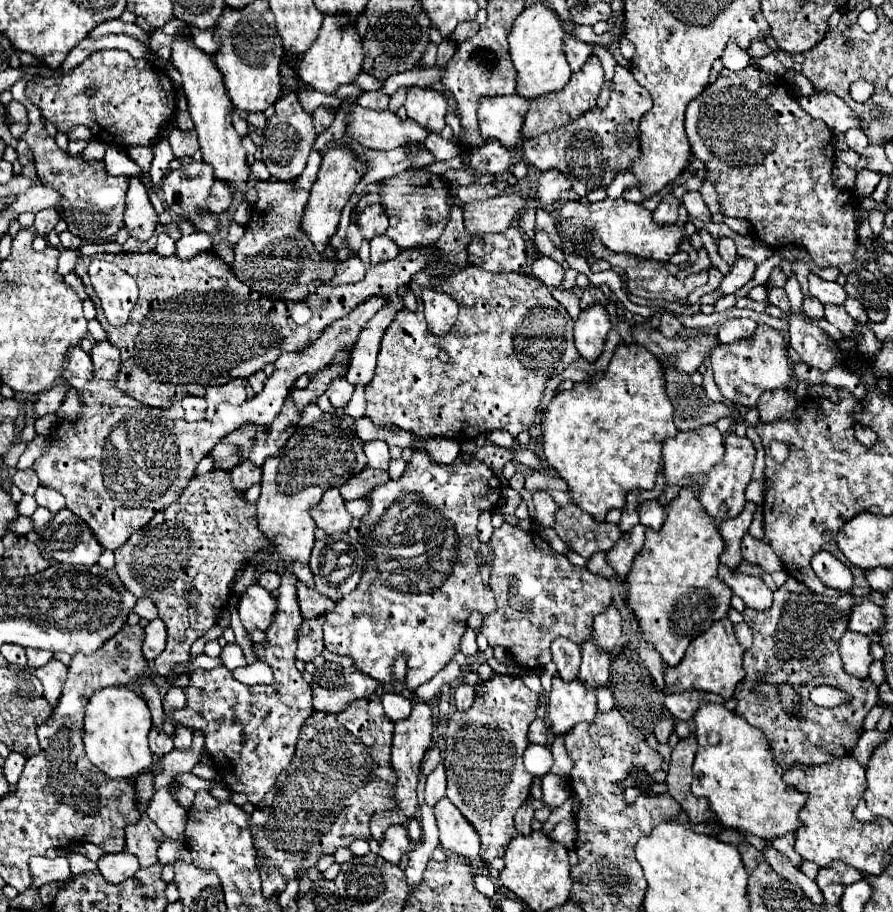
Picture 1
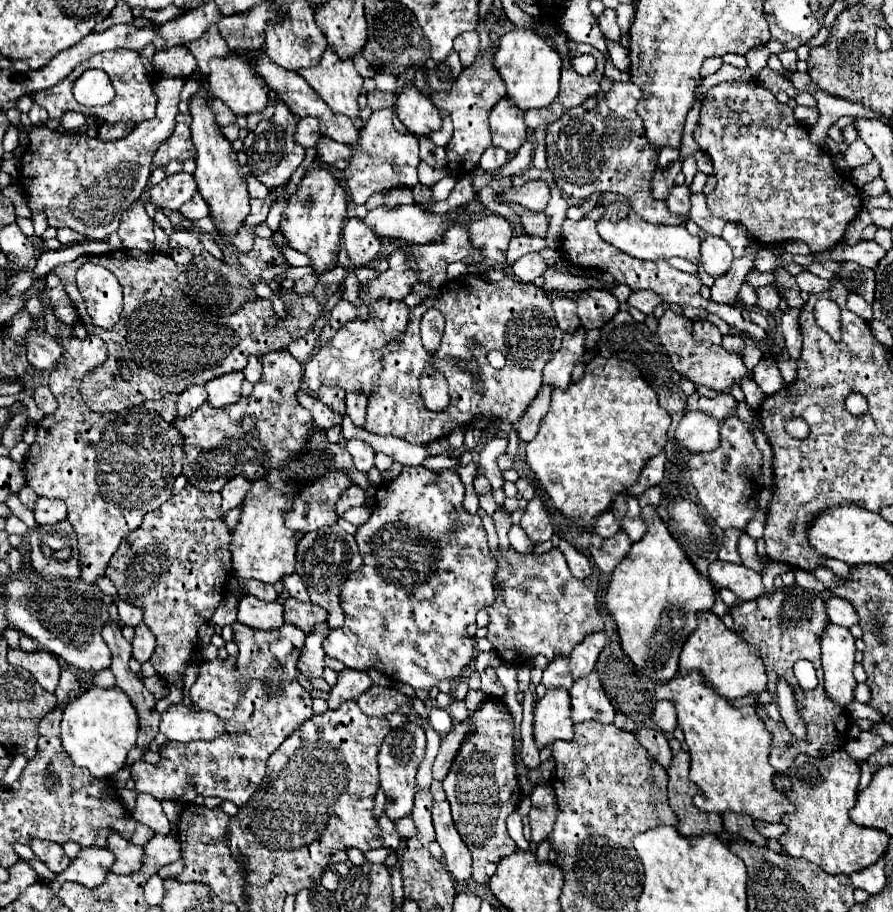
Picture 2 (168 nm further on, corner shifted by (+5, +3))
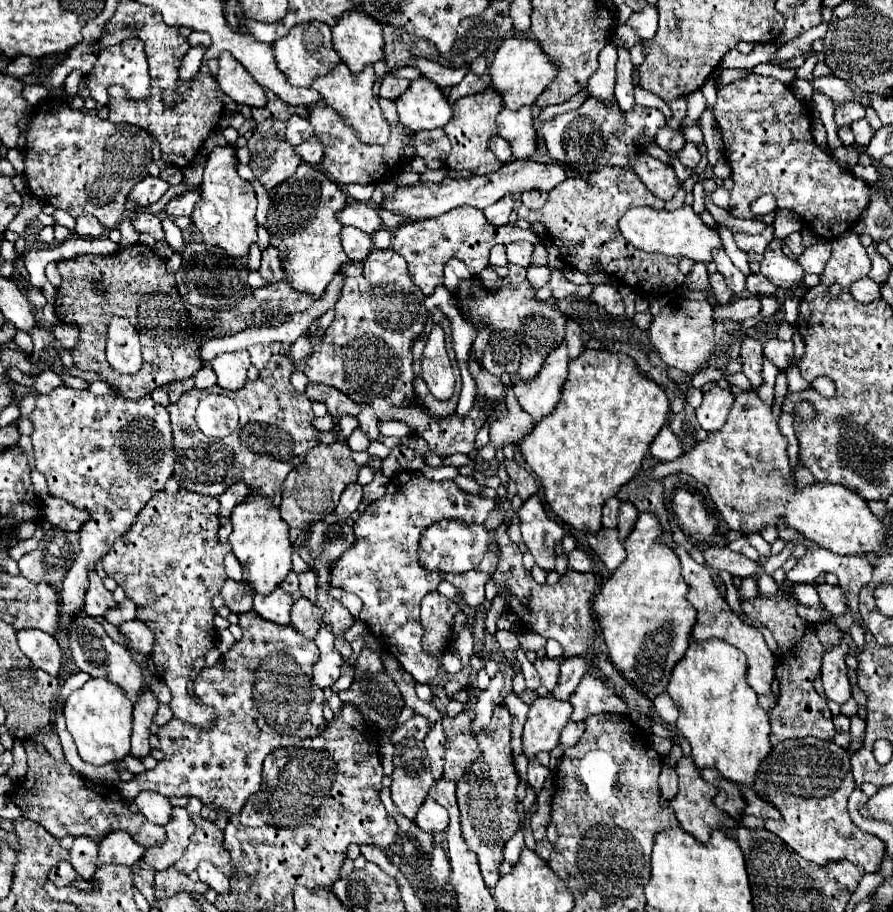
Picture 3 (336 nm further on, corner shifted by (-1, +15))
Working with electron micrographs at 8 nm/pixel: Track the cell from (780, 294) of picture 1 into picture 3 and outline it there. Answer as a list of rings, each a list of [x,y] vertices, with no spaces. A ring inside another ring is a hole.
[[[750,274],[746,278],[746,290],[748,294],[762,294],[762,296],[770,296],[778,292],[778,288],[770,280],[766,280],[762,274]]]

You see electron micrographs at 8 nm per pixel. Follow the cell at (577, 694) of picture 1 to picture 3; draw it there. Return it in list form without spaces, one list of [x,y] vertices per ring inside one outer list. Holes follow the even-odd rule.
[[[540,696],[530,704],[522,734],[522,752],[532,760],[538,752],[550,752],[558,746],[562,728],[570,722],[570,704]]]

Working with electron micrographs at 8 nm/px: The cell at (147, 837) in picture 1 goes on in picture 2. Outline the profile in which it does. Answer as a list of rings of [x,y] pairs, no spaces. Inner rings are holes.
[[[112,834],[108,838],[108,850],[116,854],[116,864],[112,872],[116,874],[132,874],[142,868],[142,858],[144,858],[144,848],[138,844],[128,842],[120,834]]]

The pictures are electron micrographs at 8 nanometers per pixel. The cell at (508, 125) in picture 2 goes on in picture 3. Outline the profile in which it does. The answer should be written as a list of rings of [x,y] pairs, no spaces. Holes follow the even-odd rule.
[[[502,108],[496,118],[498,136],[510,142],[512,156],[518,158],[532,158],[536,152],[536,130],[532,122],[530,108],[520,108],[518,112],[510,112]]]

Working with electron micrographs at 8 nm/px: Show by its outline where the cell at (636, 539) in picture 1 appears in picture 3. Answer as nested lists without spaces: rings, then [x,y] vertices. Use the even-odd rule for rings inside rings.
[[[600,528],[596,534],[588,534],[588,544],[608,570],[618,568],[618,564],[622,564],[622,560],[626,558],[626,550],[618,540],[616,528]]]

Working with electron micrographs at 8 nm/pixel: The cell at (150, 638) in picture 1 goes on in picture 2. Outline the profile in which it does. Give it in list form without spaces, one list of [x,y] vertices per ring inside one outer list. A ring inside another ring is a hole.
[[[142,622],[136,626],[136,636],[132,640],[132,656],[142,664],[146,660],[150,660],[152,652],[154,652],[154,644],[156,638],[152,634],[152,630],[148,630],[148,626]]]

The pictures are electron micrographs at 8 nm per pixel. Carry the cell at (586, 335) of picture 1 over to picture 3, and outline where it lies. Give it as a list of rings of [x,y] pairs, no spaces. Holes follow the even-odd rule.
[[[560,344],[546,356],[536,378],[532,380],[518,378],[512,384],[520,408],[532,416],[534,424],[538,424],[544,416],[554,412],[560,400],[558,396],[562,392],[562,382],[566,380],[566,372],[568,372],[568,350],[566,344]]]

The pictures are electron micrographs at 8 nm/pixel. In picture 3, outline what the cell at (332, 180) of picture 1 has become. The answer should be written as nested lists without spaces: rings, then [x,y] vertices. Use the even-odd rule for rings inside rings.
[[[300,164],[294,176],[276,188],[268,208],[266,230],[270,232],[270,246],[280,250],[282,270],[286,282],[296,292],[306,292],[312,298],[320,298],[334,274],[346,264],[346,254],[340,244],[342,224],[336,220],[336,212],[346,206],[346,194],[334,182],[308,182],[308,164]]]

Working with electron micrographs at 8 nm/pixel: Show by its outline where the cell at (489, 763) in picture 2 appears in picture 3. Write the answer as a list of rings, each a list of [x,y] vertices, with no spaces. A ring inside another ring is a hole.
[[[504,706],[494,708],[490,726],[486,726],[482,732],[478,732],[478,744],[482,748],[482,760],[478,764],[470,766],[470,772],[466,772],[466,778],[458,782],[458,806],[462,814],[462,836],[470,850],[478,854],[482,876],[486,886],[494,888],[500,880],[498,866],[502,864],[504,856],[504,844],[514,836],[518,830],[518,812],[516,812],[516,786],[518,786],[518,774],[512,760],[510,750],[510,712]]]

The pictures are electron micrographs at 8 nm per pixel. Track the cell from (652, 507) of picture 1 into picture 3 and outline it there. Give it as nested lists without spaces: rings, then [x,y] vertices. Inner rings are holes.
[[[624,502],[620,506],[620,512],[618,512],[618,532],[620,532],[620,540],[624,540],[630,534],[630,528],[634,526],[634,520],[636,518],[638,518],[638,510],[630,502]]]

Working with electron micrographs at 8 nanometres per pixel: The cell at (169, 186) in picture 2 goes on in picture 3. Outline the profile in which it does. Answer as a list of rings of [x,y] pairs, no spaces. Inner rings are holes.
[[[146,176],[144,180],[140,180],[138,184],[132,186],[132,190],[128,194],[128,202],[136,204],[136,206],[150,206],[160,200],[160,196],[168,190],[168,186],[170,184],[164,182],[162,178]]]

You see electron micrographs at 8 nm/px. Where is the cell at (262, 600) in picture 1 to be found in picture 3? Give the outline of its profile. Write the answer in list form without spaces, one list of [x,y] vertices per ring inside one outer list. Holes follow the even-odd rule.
[[[276,588],[268,596],[254,596],[254,612],[258,612],[266,620],[272,620],[284,626],[290,624],[292,604],[294,604],[294,598],[282,588]]]

